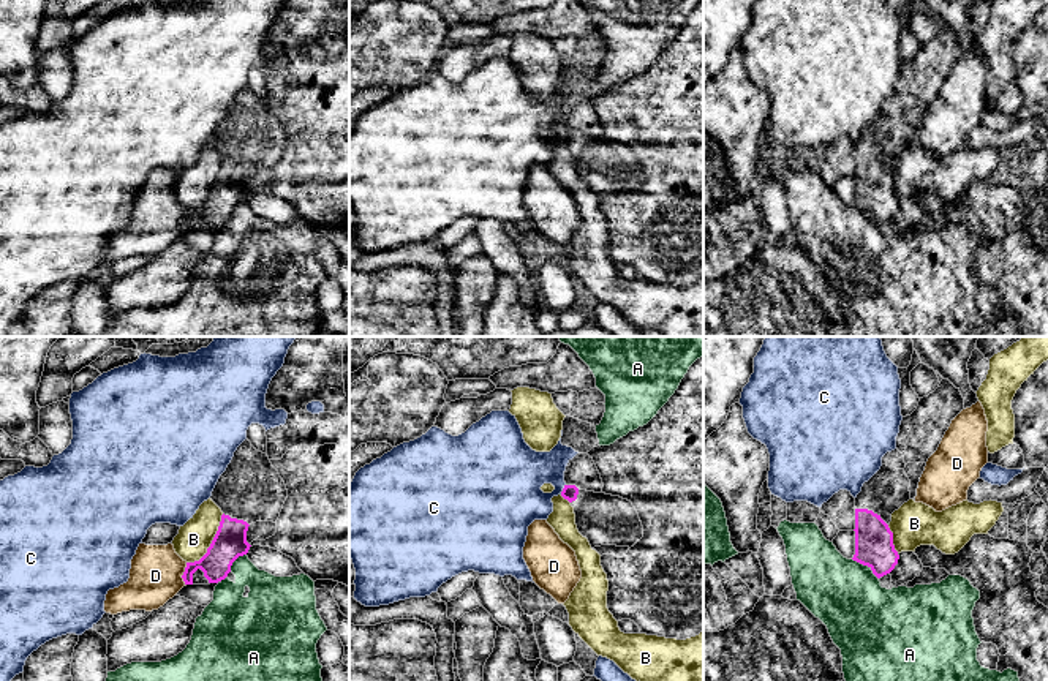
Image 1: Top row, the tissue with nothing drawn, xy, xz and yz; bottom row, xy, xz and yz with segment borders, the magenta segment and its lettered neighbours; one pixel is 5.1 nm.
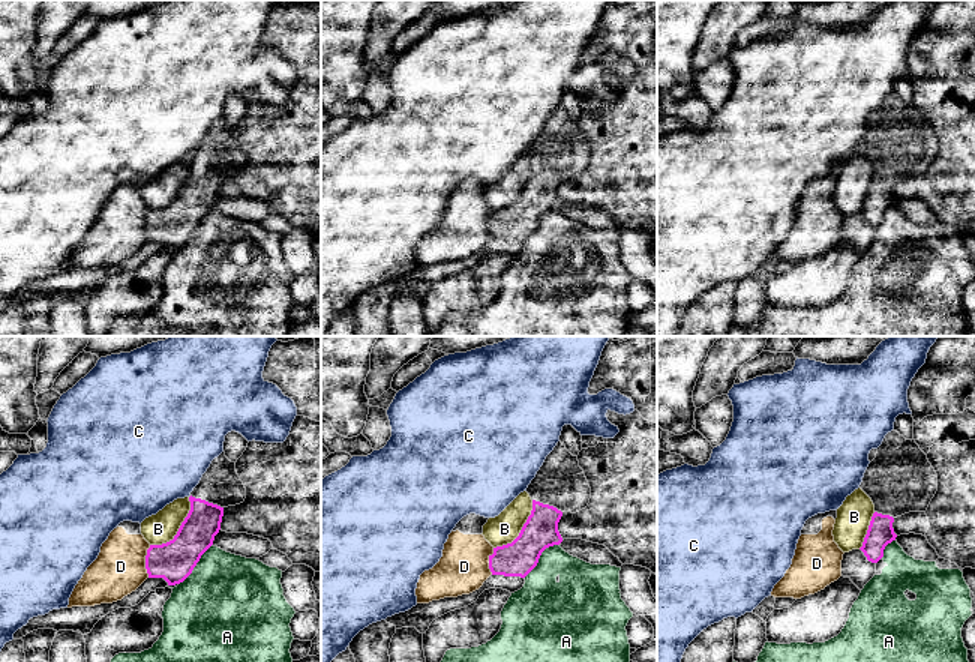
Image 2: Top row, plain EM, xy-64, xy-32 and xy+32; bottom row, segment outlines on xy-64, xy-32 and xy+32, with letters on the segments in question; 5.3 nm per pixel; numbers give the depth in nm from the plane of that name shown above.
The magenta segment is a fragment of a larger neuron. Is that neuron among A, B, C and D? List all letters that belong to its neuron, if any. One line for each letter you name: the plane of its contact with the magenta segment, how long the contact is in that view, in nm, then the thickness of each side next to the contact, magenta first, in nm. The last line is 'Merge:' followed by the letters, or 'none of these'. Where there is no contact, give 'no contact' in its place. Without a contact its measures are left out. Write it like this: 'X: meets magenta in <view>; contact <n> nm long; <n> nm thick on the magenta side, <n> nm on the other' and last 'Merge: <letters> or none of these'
Merge: none of these

